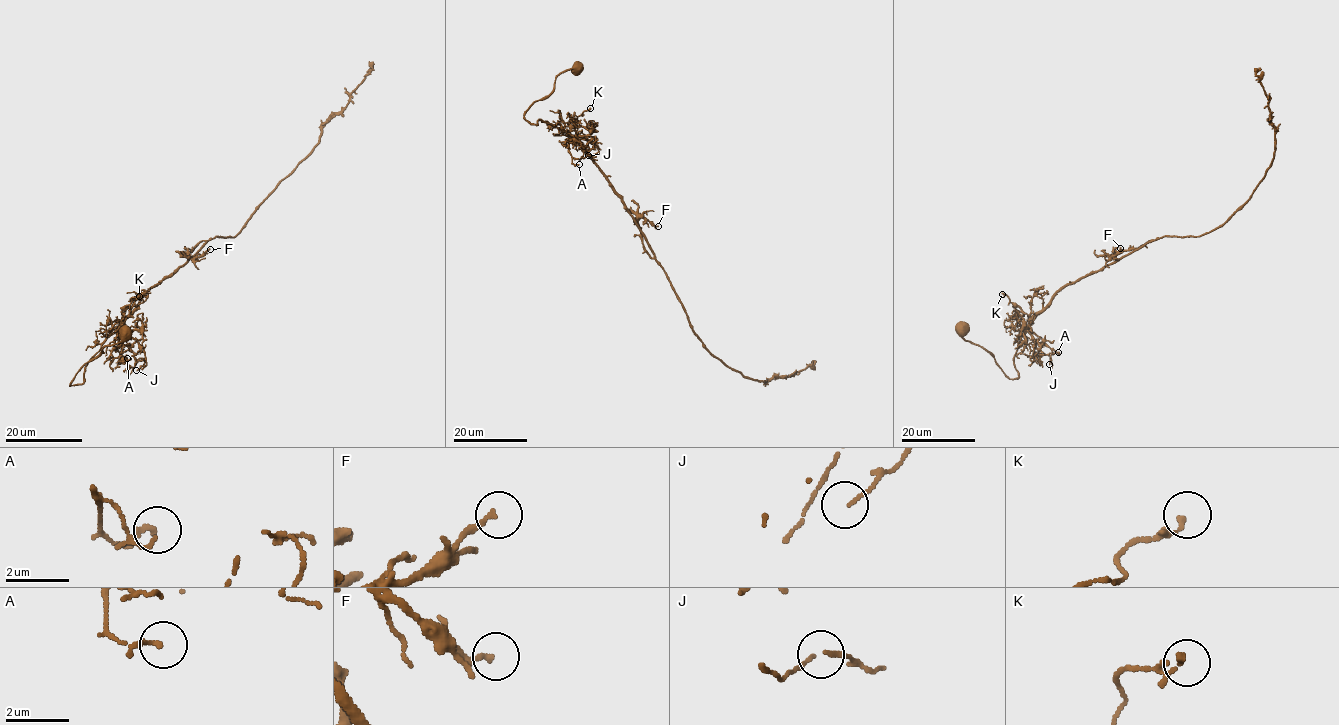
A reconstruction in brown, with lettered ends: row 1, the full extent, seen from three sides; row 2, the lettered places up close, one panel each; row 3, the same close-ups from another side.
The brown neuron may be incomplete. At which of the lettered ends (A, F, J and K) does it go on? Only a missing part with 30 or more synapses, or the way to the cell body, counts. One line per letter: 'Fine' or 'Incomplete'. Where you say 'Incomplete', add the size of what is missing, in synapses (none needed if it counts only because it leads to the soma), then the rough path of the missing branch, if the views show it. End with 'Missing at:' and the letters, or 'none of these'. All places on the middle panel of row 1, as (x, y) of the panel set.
A: Fine
F: Fine
J: Fine
K: Fine
Missing at: none of these

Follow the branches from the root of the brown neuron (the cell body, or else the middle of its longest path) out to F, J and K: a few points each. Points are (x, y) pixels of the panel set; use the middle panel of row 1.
F: (579, 68), (561, 72), (524, 118), (565, 130), (589, 154), (652, 258), (638, 219), (658, 226)
J: (579, 68), (561, 72), (553, 90), (524, 118), (566, 131), (595, 157), (588, 155)
K: (579, 68), (561, 72), (553, 90), (524, 118), (535, 124), (541, 119), (574, 136), (575, 119), (590, 108)

